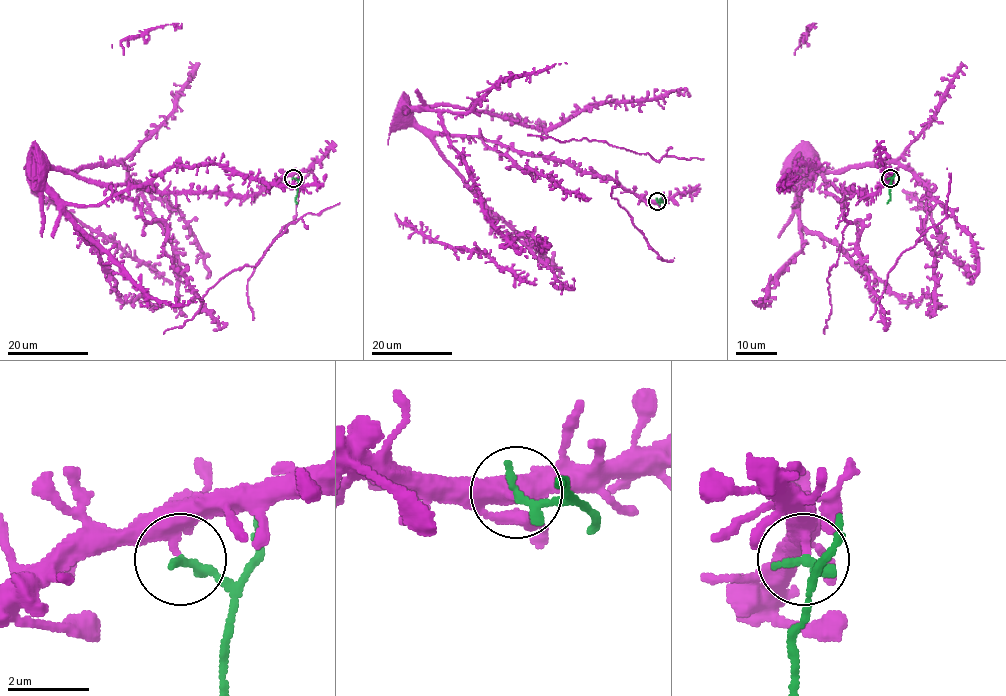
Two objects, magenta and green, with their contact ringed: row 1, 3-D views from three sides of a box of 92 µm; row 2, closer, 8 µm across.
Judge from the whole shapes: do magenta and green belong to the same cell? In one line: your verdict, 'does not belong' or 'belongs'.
does not belong

